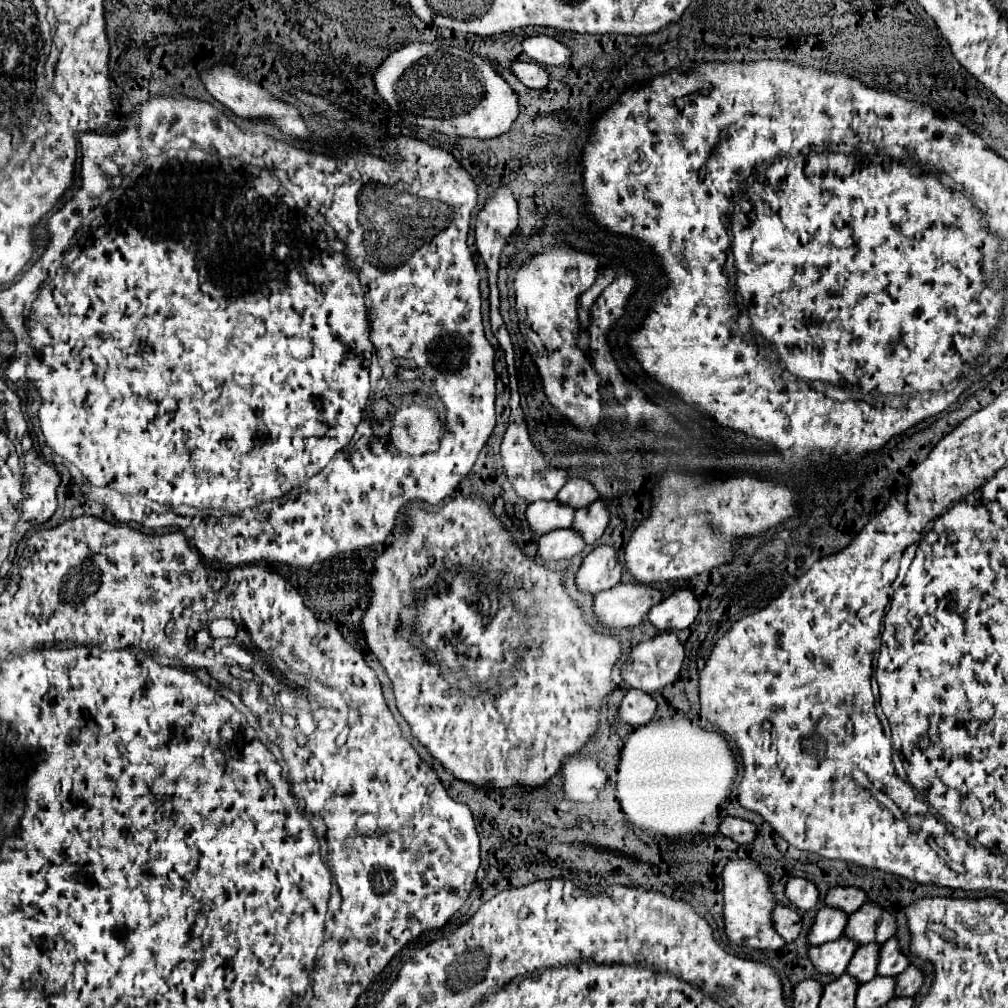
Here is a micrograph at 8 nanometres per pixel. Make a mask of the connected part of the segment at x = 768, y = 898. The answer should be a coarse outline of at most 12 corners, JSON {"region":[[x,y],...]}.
{"region":[[757,862],[723,870],[723,920],[729,942],[779,950],[775,900]]}

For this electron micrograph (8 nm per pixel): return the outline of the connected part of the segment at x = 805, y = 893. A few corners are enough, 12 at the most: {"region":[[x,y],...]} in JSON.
{"region":[[791,878],[785,896],[799,910],[817,904],[819,892],[805,878]]}

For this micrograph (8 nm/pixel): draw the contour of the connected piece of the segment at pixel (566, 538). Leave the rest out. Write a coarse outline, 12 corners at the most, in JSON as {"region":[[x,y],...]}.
{"region":[[565,528],[541,536],[537,556],[559,562],[581,554],[585,542]]}

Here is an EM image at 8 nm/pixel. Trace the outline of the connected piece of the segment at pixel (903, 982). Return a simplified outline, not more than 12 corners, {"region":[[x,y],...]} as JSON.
{"region":[[909,966],[897,976],[895,998],[915,996],[921,970]]}

